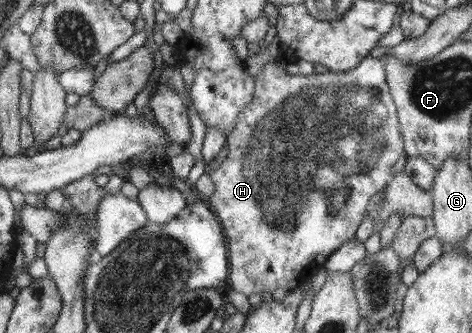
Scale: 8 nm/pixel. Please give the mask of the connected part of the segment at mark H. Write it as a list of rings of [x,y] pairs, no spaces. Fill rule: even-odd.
[[[367,57],[353,70],[340,73],[310,74],[310,76],[290,76],[276,62],[268,63],[255,78],[255,92],[251,104],[248,104],[237,118],[232,131],[228,133],[228,154],[220,168],[211,173],[210,178],[215,186],[214,193],[209,196],[207,205],[221,224],[228,251],[229,273],[226,288],[232,288],[240,294],[264,294],[274,292],[278,288],[293,291],[298,285],[310,281],[338,247],[355,238],[356,229],[366,214],[368,201],[376,192],[387,186],[392,180],[392,168],[400,156],[405,155],[404,140],[387,82],[385,64],[381,58]]]

